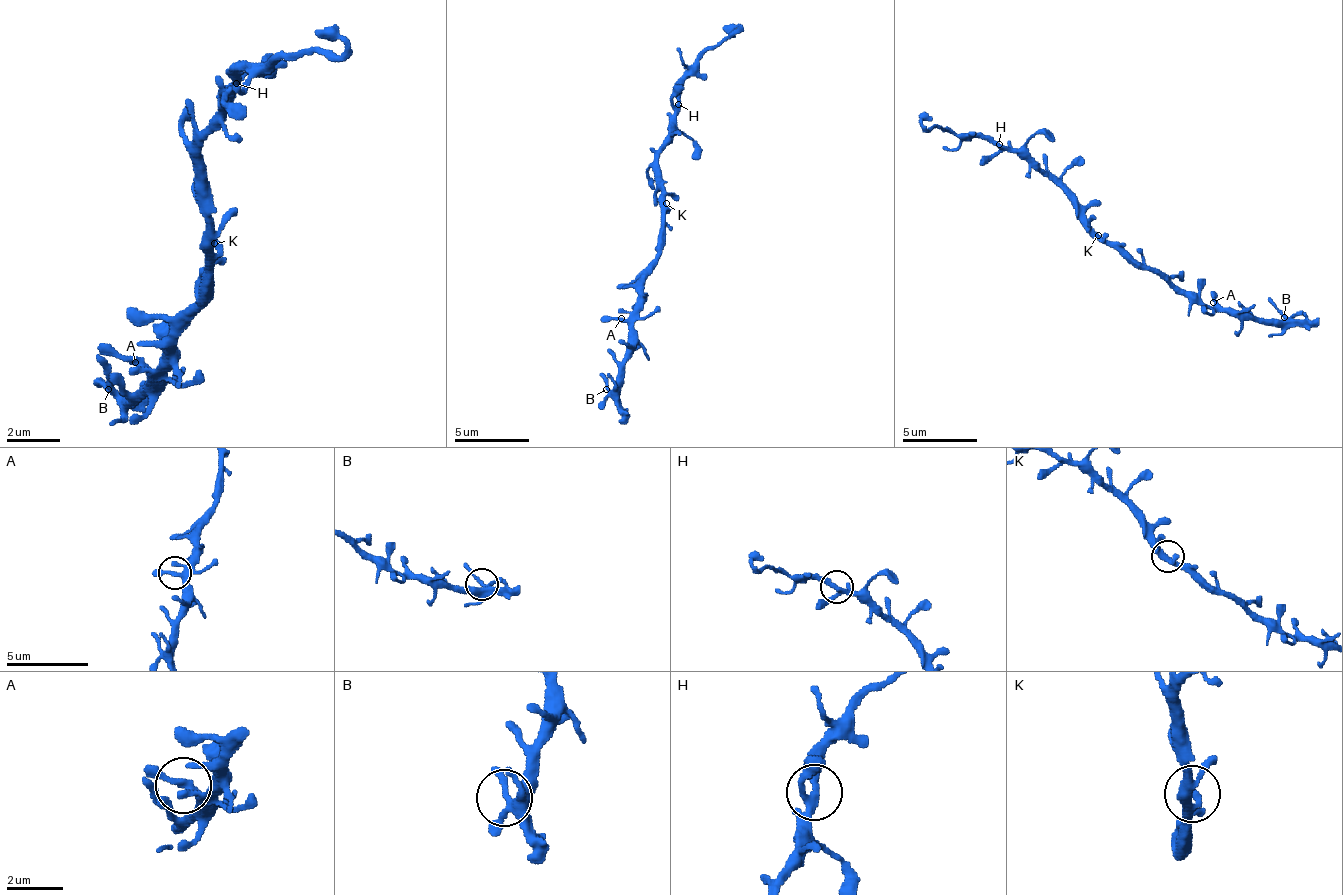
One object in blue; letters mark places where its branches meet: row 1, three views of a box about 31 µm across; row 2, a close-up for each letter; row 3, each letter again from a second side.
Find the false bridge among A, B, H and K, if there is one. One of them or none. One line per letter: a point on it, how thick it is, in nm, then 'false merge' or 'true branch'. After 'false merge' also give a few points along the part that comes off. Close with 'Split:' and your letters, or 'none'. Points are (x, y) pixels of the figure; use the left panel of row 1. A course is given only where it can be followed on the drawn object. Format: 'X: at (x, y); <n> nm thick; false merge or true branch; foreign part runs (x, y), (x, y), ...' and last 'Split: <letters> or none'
A: at (135, 362); 190 nm thick; true branch
B: at (108, 389); 240 nm thick; true branch
H: at (236, 83); 240 nm thick; true branch
K: at (214, 243); 320 nm thick; true branch
Split: none

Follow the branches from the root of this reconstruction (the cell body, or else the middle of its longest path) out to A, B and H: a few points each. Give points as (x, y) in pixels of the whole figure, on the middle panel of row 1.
A: (662, 207), (658, 263), (644, 281), (644, 300), (621, 318)
B: (662, 207), (658, 263), (644, 281), (644, 304), (632, 318), (632, 341), (621, 378), (606, 389)
H: (662, 207), (658, 155), (666, 144), (673, 106), (677, 103)

